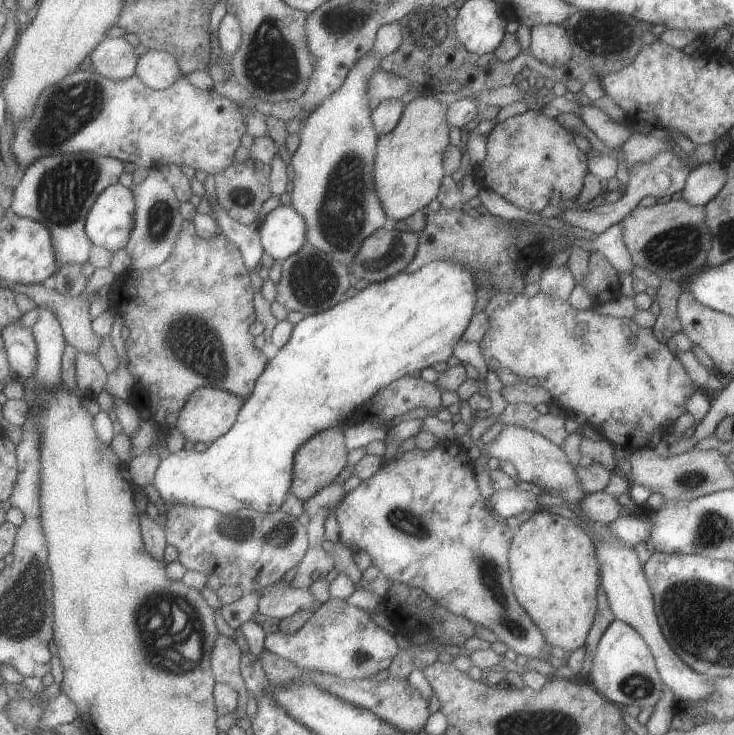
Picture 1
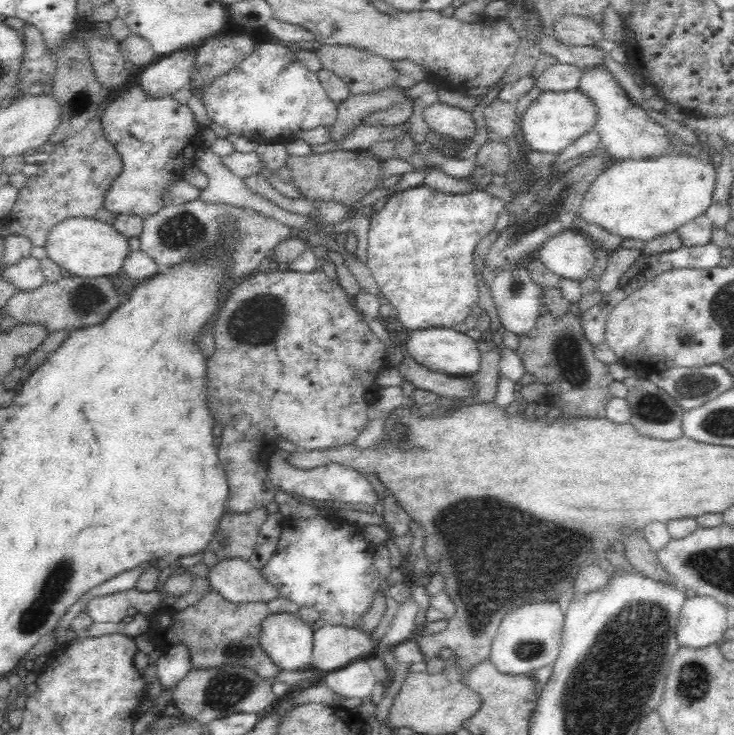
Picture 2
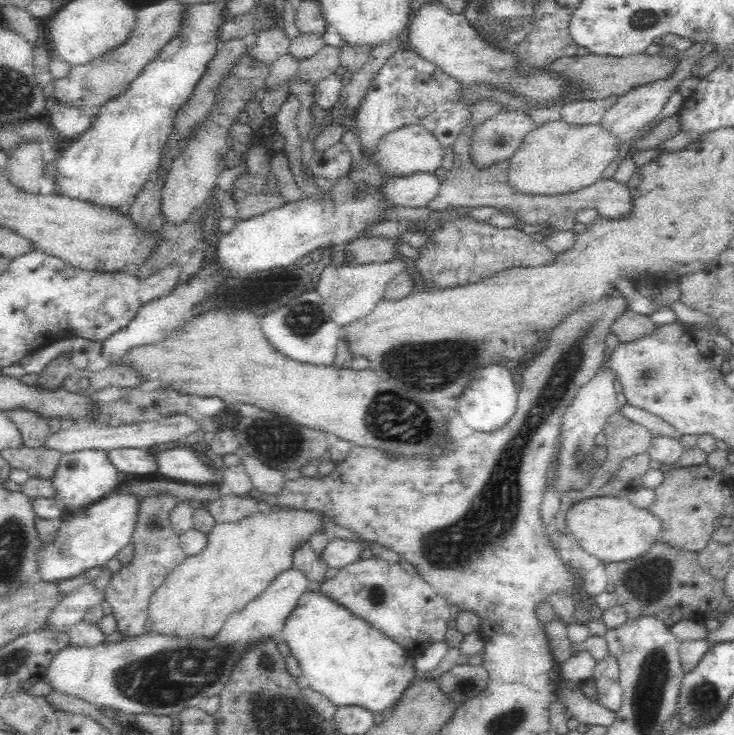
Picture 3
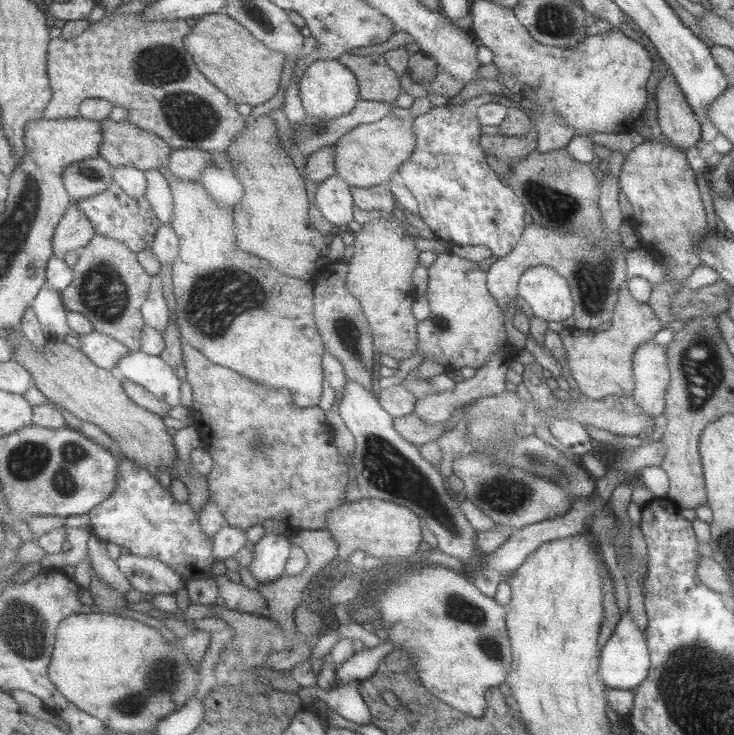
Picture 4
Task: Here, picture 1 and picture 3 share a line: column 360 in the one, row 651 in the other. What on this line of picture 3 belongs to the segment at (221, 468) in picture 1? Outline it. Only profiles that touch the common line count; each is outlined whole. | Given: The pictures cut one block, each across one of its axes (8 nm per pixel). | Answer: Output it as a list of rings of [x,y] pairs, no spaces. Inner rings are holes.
[[[313,588],[302,594],[285,621],[282,638],[302,670],[302,683],[324,694],[337,707],[361,706],[374,713],[391,710],[414,676],[415,655],[352,614],[342,604]]]

